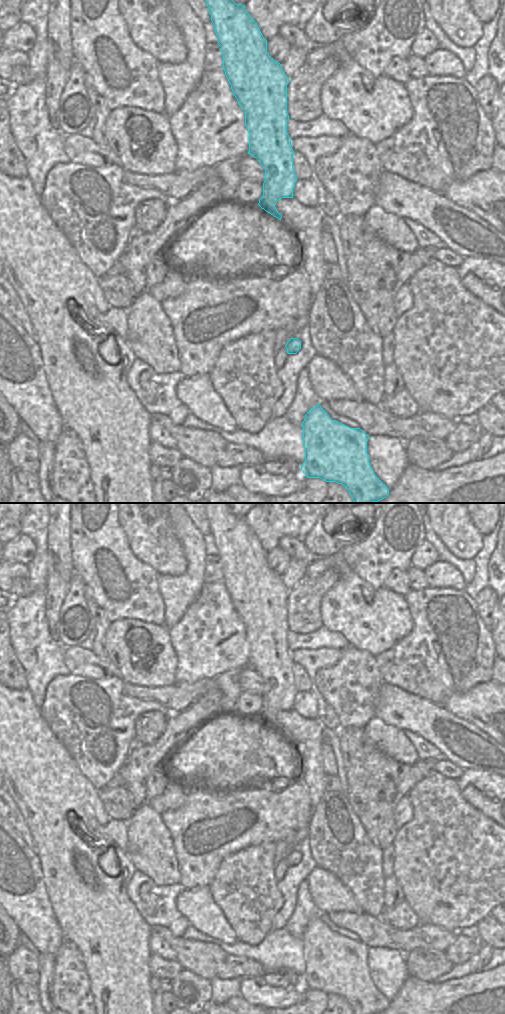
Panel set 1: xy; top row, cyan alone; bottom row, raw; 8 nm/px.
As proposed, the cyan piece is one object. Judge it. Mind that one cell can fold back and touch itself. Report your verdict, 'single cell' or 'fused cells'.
single cell

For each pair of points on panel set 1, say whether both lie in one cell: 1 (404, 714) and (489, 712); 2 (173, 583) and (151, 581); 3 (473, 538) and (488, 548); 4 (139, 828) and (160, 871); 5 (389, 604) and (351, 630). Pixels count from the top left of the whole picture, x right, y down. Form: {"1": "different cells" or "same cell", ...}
{"1": "different cells", "2": "different cells", "3": "different cells", "4": "same cell", "5": "same cell"}

